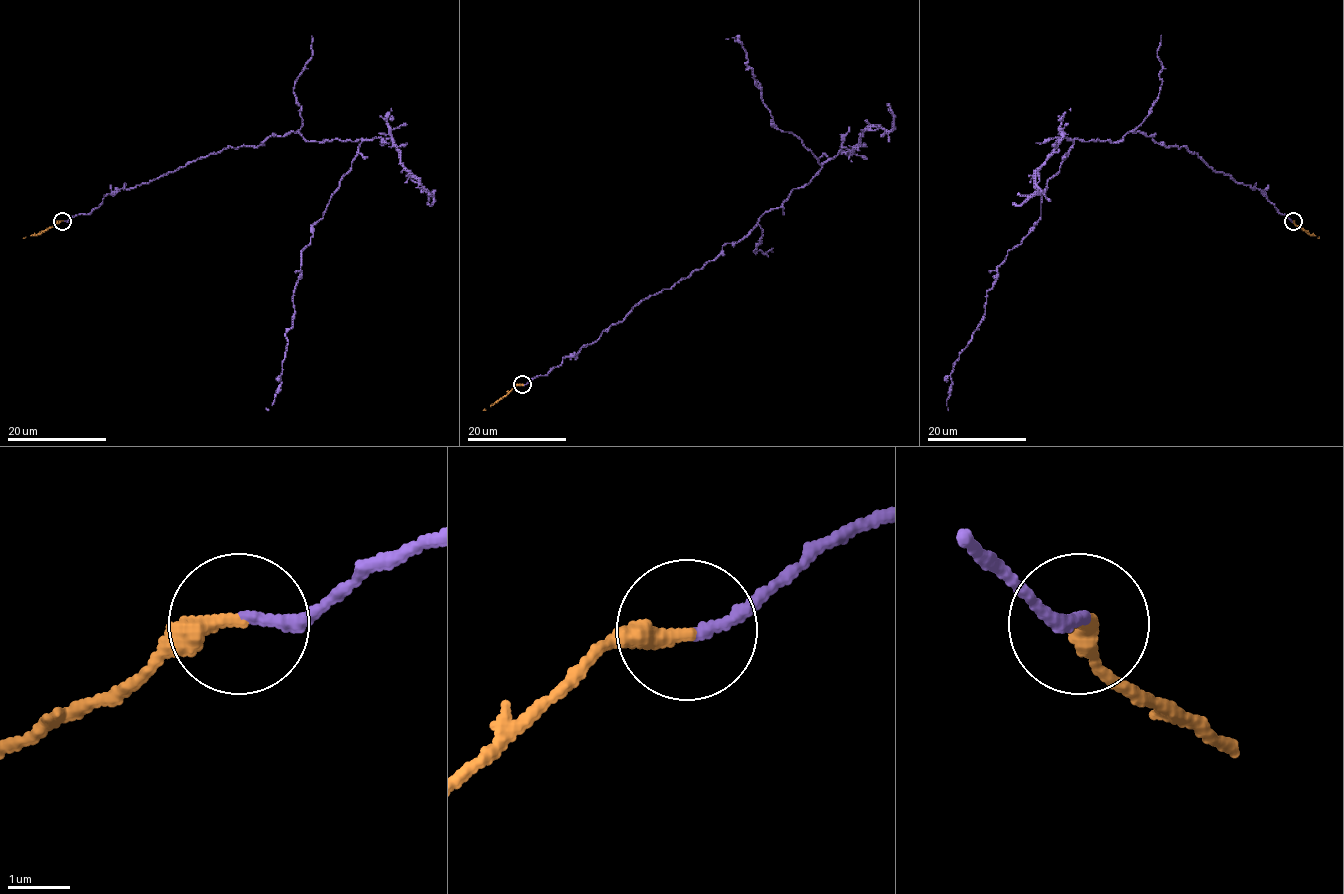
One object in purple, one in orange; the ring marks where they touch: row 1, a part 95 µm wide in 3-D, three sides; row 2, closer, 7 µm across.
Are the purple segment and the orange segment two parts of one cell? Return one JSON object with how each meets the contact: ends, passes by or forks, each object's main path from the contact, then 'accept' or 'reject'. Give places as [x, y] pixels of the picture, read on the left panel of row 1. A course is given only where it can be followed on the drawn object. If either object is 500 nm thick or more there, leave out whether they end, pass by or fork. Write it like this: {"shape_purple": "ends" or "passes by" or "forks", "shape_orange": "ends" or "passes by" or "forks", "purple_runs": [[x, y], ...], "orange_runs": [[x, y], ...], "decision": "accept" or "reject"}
{"shape_purple": "ends", "shape_orange": "ends", "purple_runs": [[63, 221], [230, 146], [292, 132], [309, 141], [361, 139], [302, 250], [281, 385], [266, 408]], "orange_runs": [[63, 221], [38, 234], [23, 238]], "decision": "accept"}

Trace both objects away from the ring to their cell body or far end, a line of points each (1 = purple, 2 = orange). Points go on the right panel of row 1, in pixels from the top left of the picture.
1: (1293, 221), (1184, 146), (1138, 132), (1075, 139), (1034, 228), (997, 268), (948, 408)
2: (1293, 221), (1319, 238)

